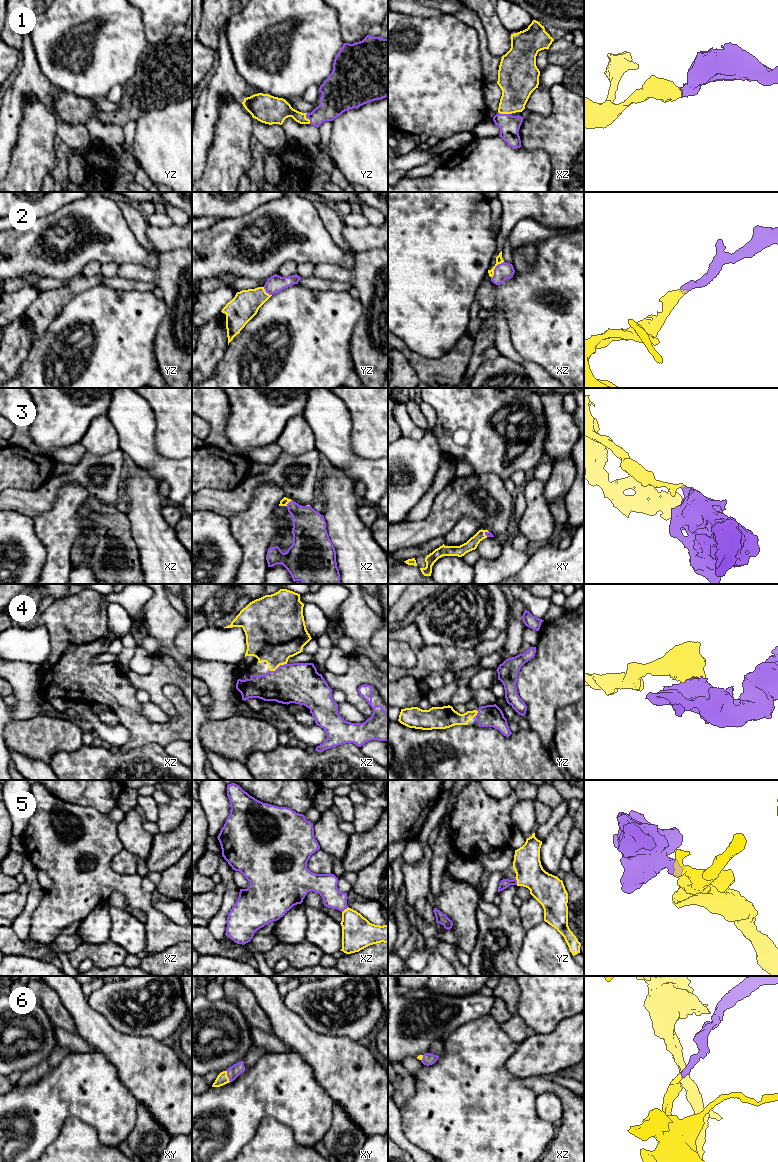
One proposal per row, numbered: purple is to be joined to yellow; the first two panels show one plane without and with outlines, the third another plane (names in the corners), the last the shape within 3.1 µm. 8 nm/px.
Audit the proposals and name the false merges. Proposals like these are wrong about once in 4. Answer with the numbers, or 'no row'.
no row

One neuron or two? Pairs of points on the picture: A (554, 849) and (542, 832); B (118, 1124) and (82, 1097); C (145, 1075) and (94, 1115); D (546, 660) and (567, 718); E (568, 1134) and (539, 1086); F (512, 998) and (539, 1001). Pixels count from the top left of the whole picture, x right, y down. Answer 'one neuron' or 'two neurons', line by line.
A: two neurons
B: one neuron
C: two neurons
D: two neurons
E: one neuron
F: two neurons

